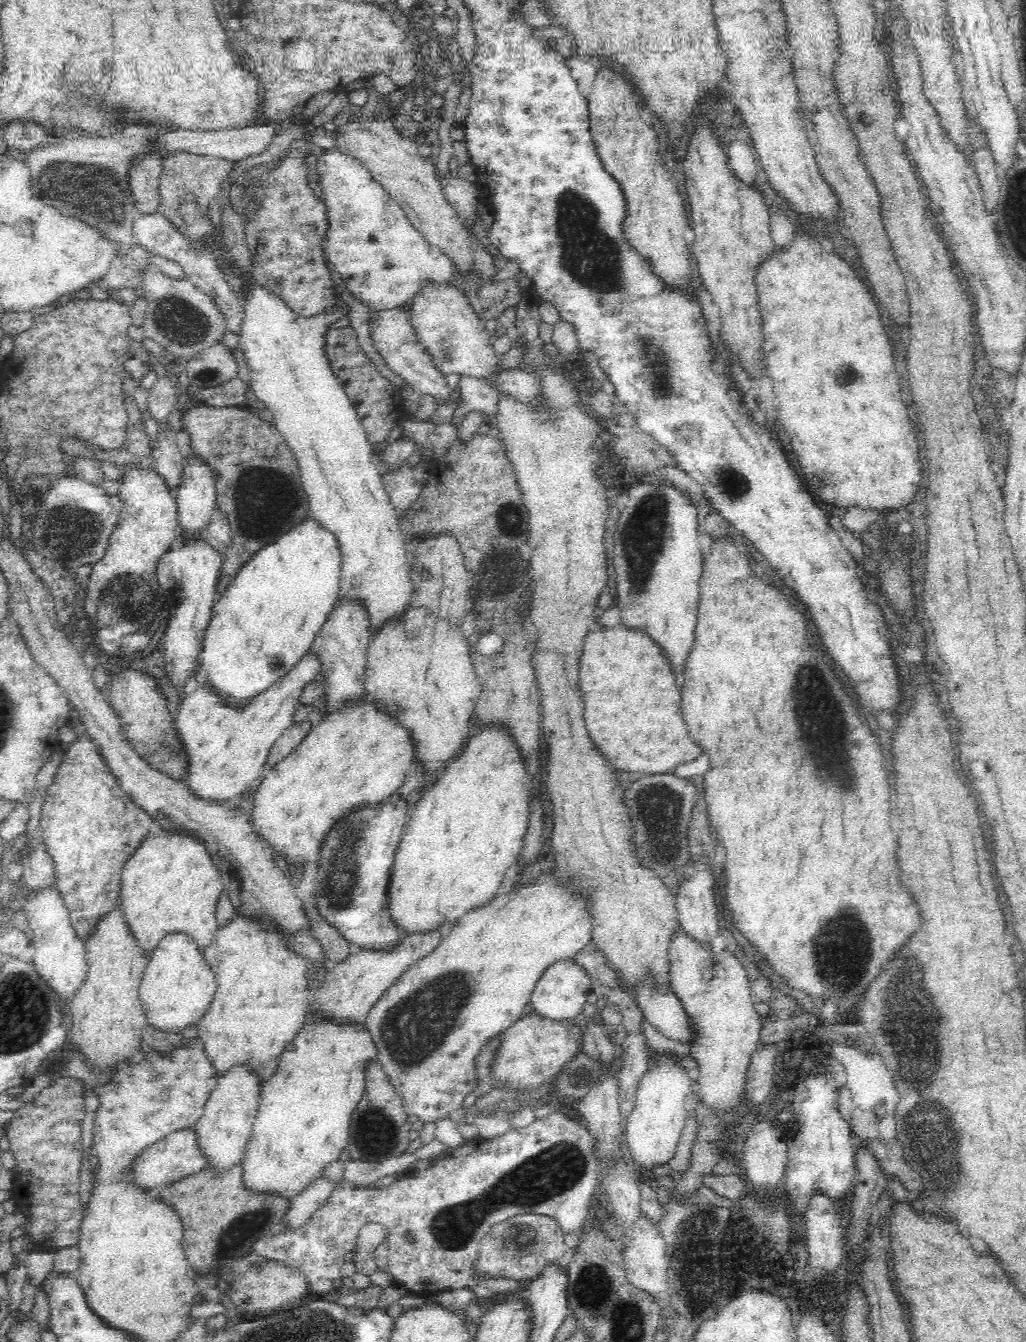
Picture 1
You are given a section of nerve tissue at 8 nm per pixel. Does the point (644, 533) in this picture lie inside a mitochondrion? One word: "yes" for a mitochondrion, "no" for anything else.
yes

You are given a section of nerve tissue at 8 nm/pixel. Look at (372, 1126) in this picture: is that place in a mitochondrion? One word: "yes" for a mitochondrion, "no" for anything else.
yes

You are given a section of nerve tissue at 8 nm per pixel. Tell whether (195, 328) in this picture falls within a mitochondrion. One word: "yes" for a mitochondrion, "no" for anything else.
yes

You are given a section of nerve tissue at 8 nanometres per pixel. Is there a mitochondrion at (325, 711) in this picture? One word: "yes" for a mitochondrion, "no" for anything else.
no

